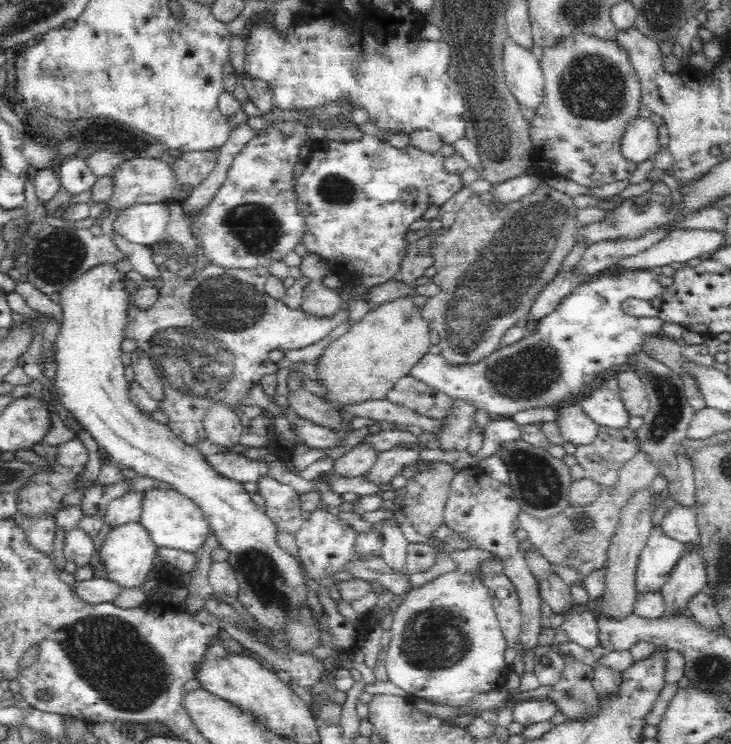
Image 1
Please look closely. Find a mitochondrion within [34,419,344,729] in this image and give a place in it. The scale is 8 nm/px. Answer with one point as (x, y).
(108, 652)

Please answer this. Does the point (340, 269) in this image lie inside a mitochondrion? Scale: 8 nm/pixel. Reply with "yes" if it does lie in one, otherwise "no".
no

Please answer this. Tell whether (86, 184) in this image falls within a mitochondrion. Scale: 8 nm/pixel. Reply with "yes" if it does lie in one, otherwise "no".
no

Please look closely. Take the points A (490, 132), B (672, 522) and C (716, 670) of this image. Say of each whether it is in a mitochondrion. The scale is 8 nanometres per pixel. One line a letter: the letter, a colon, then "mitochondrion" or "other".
A: mitochondrion
B: other
C: mitochondrion

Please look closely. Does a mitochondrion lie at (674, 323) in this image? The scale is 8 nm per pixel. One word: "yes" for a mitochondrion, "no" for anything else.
no

